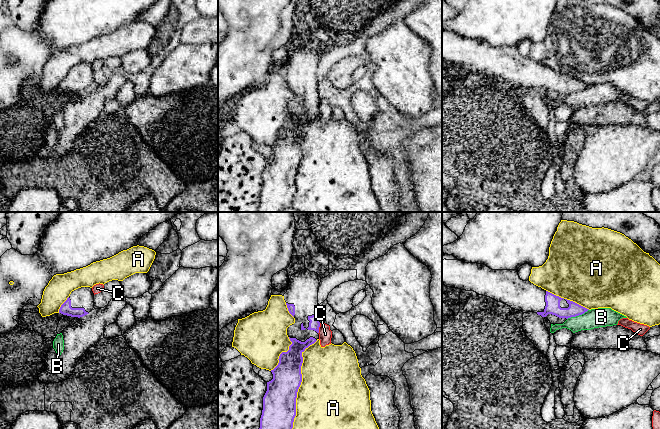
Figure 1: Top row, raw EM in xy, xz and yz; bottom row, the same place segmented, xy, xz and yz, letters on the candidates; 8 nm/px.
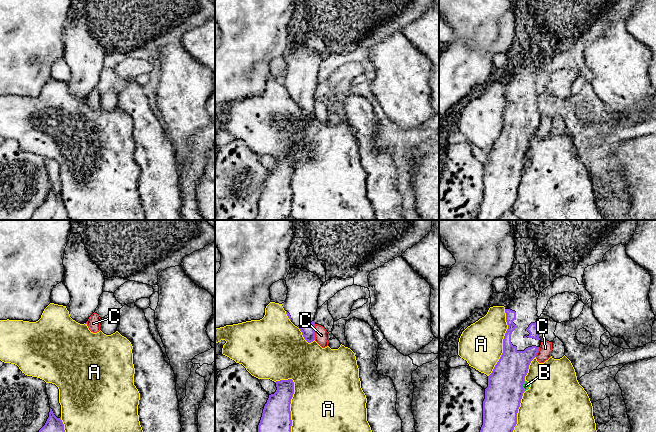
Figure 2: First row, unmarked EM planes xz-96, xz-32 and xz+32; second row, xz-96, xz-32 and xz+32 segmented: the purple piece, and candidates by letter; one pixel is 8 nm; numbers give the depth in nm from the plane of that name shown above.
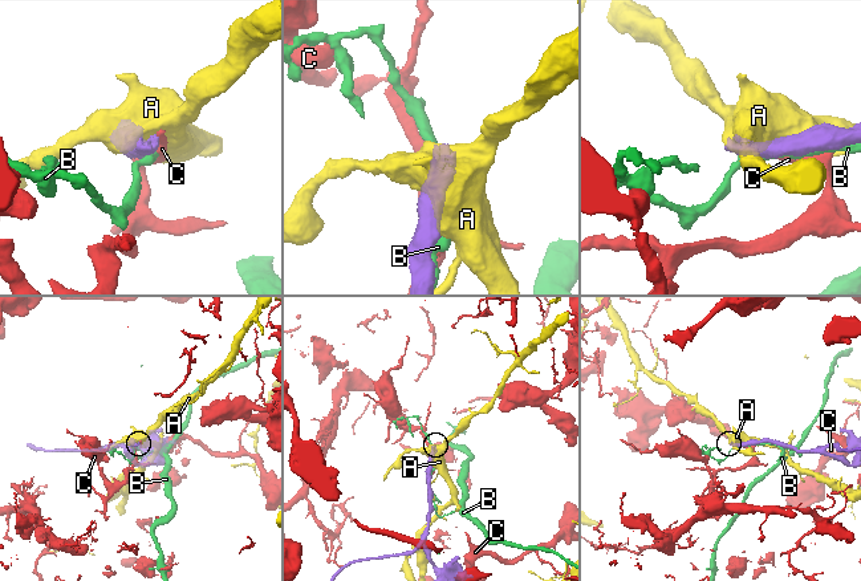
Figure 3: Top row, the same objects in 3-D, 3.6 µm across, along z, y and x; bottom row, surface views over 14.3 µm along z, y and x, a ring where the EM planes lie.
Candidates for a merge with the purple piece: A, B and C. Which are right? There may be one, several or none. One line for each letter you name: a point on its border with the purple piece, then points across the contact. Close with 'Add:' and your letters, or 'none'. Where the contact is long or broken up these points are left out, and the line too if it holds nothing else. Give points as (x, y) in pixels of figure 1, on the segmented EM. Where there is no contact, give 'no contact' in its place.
Add: none

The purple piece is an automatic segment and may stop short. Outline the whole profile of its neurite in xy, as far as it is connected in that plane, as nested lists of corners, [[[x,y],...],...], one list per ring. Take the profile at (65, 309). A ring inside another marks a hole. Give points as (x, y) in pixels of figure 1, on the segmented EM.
[[[81,287],[71,292],[61,305],[59,313],[71,317],[83,317],[94,308],[94,293],[90,287]]]

